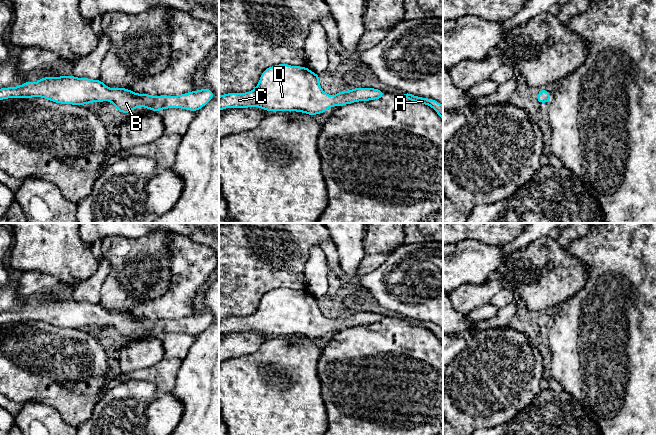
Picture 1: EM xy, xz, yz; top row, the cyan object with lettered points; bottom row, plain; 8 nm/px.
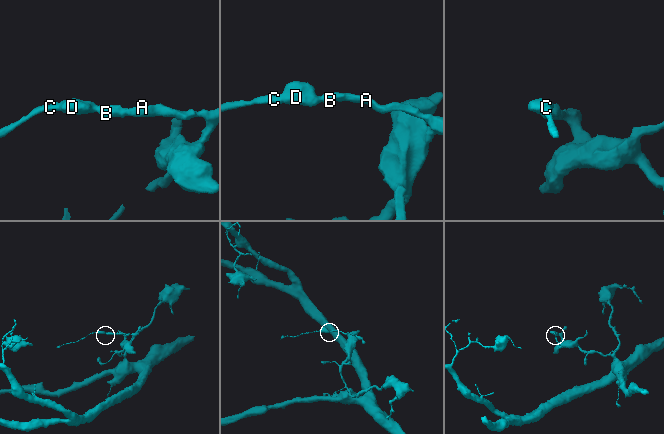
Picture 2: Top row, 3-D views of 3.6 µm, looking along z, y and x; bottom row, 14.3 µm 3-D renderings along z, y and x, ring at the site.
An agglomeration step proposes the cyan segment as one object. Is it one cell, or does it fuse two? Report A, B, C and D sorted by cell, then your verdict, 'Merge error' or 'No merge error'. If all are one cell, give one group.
Groups: A B C D. No merge error

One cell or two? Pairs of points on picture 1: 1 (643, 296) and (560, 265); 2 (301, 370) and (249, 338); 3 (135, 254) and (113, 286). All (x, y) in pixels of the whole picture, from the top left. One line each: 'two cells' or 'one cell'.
1: two cells
2: two cells
3: one cell

